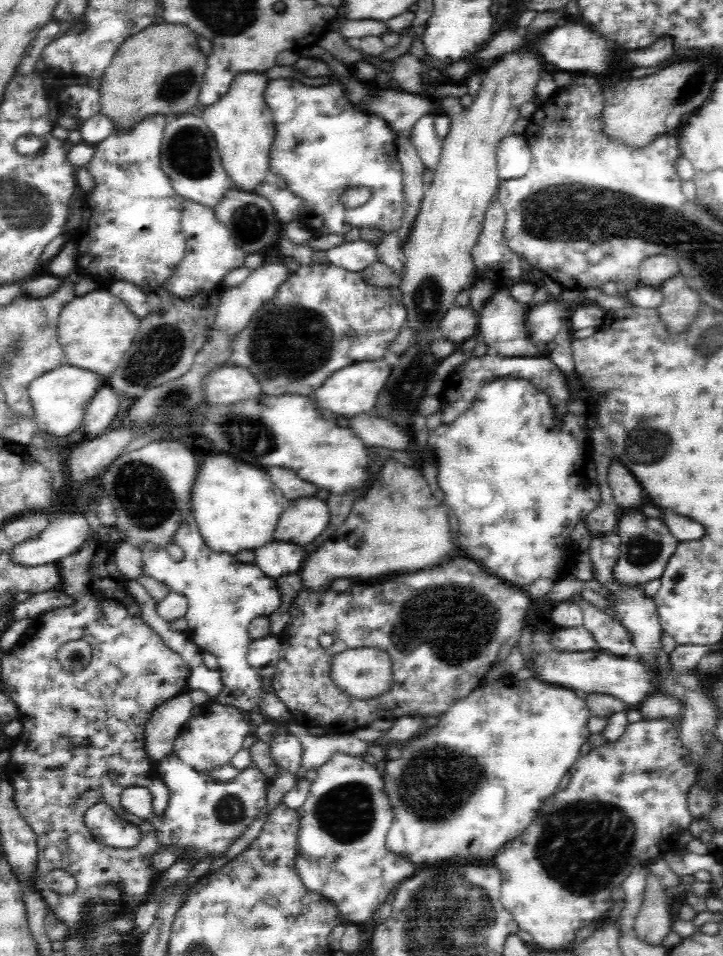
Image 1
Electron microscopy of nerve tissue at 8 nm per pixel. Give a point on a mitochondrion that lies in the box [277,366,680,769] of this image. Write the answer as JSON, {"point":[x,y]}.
{"point":[471,629]}

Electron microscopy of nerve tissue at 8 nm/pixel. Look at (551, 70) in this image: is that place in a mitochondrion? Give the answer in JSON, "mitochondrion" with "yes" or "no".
{"mitochondrion":"no"}

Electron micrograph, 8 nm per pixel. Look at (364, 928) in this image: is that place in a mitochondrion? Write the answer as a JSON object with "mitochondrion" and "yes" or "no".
{"mitochondrion":"no"}

